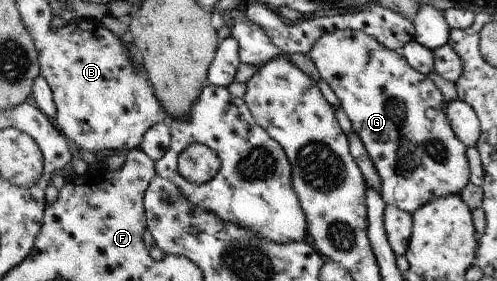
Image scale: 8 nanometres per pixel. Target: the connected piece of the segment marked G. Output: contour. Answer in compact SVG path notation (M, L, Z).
M351 28L327 32L313 44L307 55L339 98L340 107L363 142L381 178L380 194L387 206L413 214L437 198L463 191L471 181L468 147L455 135L446 114L449 101L429 76L415 71L400 52L388 50L372 35Z

